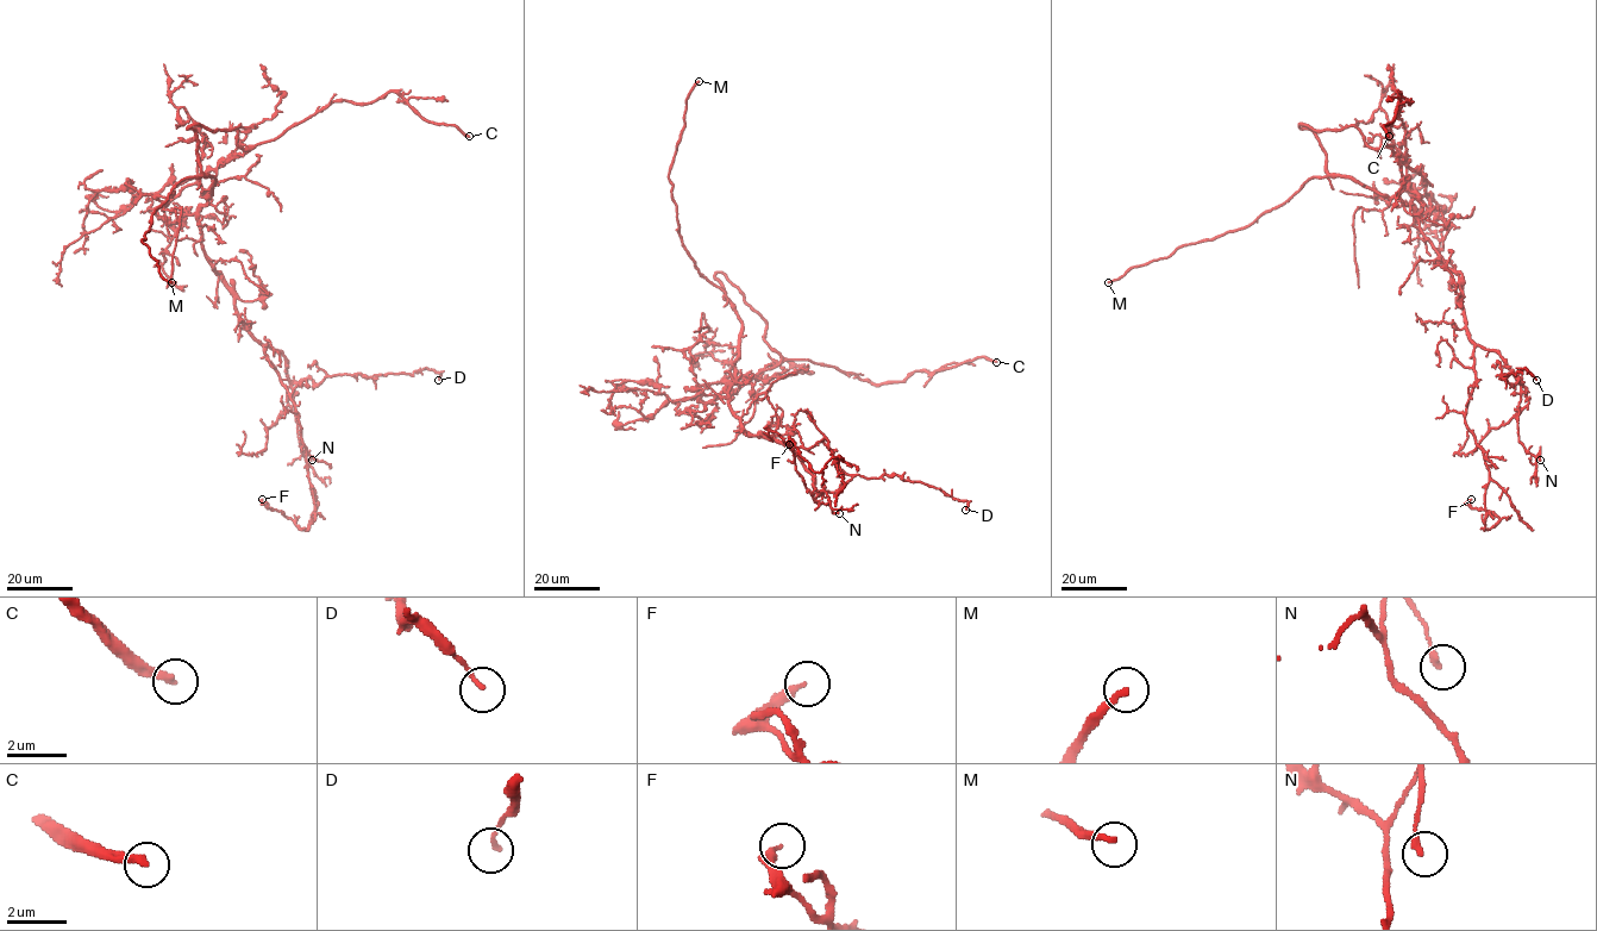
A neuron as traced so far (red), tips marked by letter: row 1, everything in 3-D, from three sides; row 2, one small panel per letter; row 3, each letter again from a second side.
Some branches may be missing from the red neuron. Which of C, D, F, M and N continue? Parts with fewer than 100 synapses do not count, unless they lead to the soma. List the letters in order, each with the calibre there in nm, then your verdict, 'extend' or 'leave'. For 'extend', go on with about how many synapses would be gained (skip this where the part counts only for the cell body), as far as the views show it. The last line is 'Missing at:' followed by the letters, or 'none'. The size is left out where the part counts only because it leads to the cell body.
C: 280 nm thick; extend; about 250 synapses
D: 140 nm thick; leave
F: 240 nm thick; leave
M: 220 nm thick; extend
N: 200 nm thick; leave
Missing at: C, M

